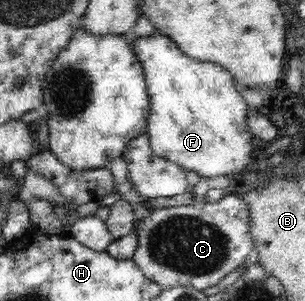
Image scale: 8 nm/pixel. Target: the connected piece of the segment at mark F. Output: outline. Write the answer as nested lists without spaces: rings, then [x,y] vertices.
[[[157,33],[130,36],[130,49],[144,70],[150,97],[146,133],[154,156],[196,172],[200,178],[228,176],[234,181],[255,170],[259,162],[247,123],[249,108],[229,71],[221,64],[184,55],[173,39]]]

